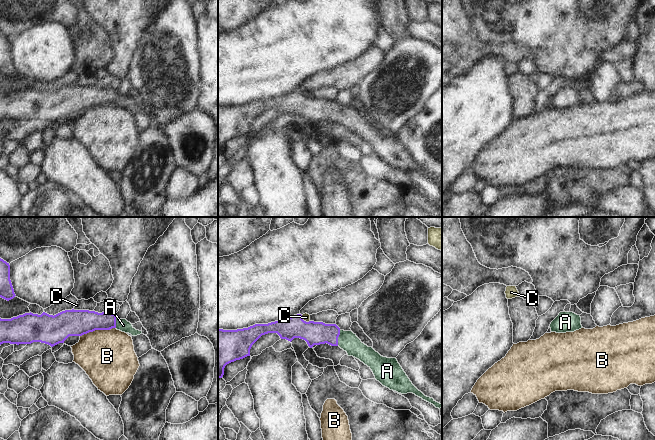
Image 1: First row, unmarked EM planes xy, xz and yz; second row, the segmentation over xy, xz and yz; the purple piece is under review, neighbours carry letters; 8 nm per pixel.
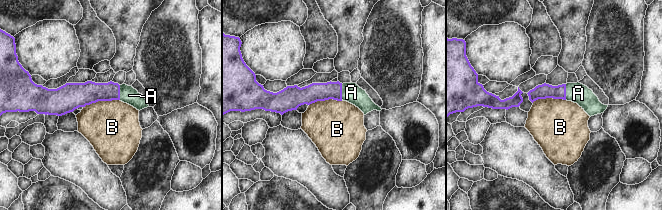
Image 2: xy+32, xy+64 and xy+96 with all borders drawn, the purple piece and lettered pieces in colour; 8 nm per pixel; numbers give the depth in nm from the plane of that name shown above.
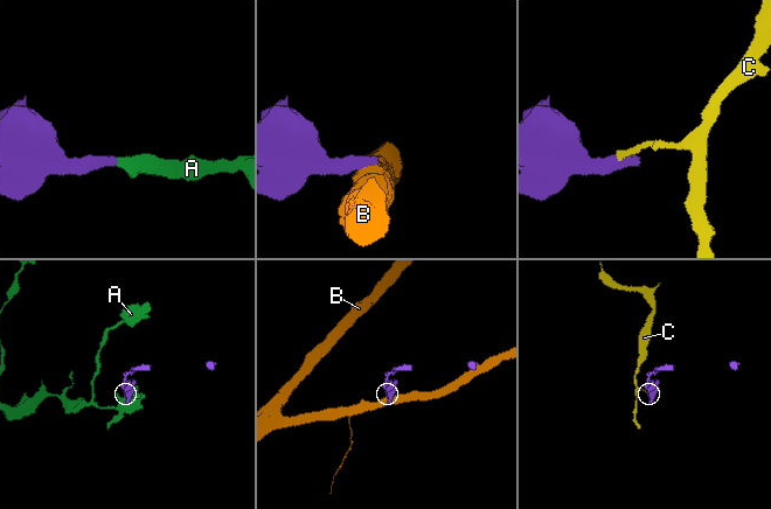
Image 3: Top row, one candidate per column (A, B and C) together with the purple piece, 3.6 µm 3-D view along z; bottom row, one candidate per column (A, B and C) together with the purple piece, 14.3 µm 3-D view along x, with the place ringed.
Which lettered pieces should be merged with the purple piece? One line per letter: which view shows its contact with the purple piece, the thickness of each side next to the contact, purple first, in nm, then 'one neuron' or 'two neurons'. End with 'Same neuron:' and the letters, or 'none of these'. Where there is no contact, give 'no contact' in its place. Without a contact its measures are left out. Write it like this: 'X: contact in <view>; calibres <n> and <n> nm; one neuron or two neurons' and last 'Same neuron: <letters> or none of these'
A: contact in xz; calibres 190 and 160 nm; one neuron
B: contact in xy; calibres 220 and 440 nm; two neurons
C: contact in xz; calibres 190 and 60 nm; two neurons
Same neuron: A

